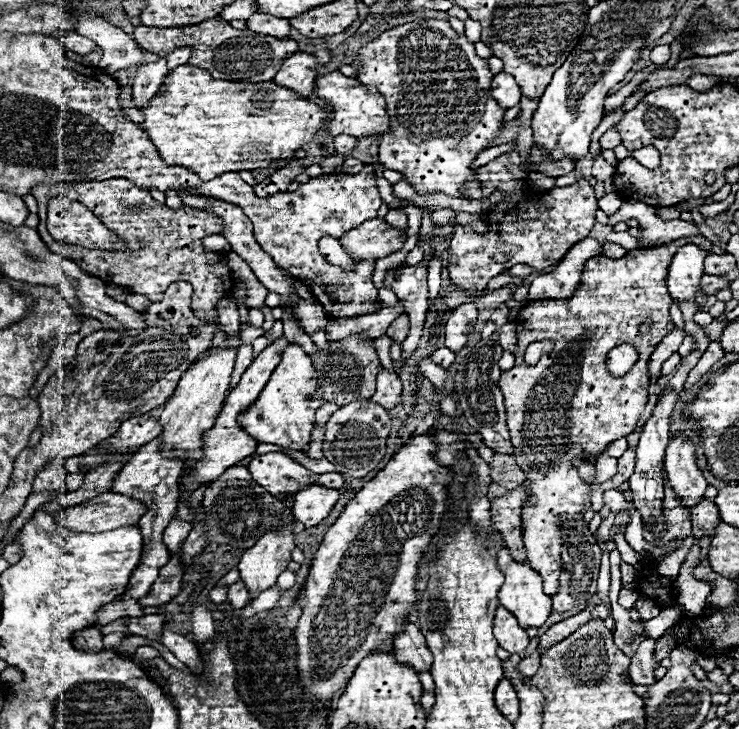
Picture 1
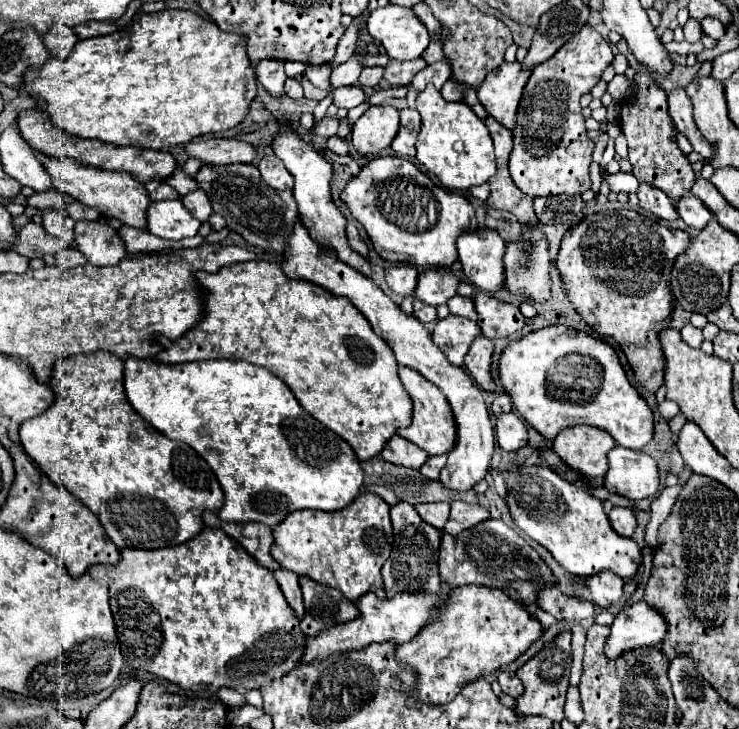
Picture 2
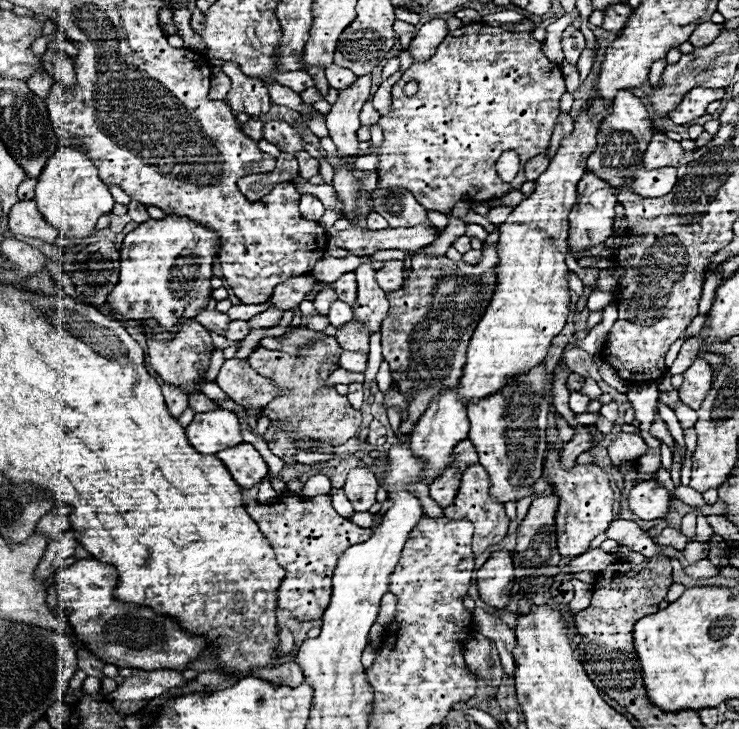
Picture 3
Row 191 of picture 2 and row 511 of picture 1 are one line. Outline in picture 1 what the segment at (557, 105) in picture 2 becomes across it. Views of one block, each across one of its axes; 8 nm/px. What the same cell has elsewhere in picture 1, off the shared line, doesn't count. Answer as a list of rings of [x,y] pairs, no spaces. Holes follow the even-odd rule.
[[[690,236],[658,248],[632,250],[620,260],[612,260],[606,256],[590,258],[584,264],[580,286],[572,298],[530,300],[514,320],[518,338],[514,352],[516,364],[512,370],[502,372],[500,390],[504,394],[506,424],[514,448],[512,458],[524,472],[526,476],[524,484],[530,488],[530,496],[524,498],[522,506],[522,538],[528,562],[534,566],[534,570],[538,570],[538,574],[542,574],[544,590],[548,596],[556,594],[558,590],[558,576],[562,570],[560,550],[564,528],[568,528],[570,522],[582,520],[586,508],[590,508],[590,484],[580,478],[578,470],[572,466],[572,460],[574,458],[588,460],[592,456],[598,456],[608,448],[610,442],[626,438],[630,432],[634,432],[636,422],[642,416],[644,406],[648,402],[646,362],[650,360],[650,350],[654,350],[654,346],[674,328],[674,322],[668,314],[668,308],[672,306],[672,296],[666,290],[666,270],[670,266],[670,258],[674,256],[674,246],[678,246],[678,242],[698,242],[698,246],[706,246],[706,250],[712,248],[712,244],[704,236]],[[646,318],[650,318],[654,324],[650,326],[648,334],[640,336],[638,326]],[[538,340],[552,340],[554,350],[548,356],[542,356],[536,366],[528,366],[524,362],[526,346]],[[624,342],[634,344],[640,356],[628,374],[614,378],[606,370],[606,356],[614,346],[620,346]]]

